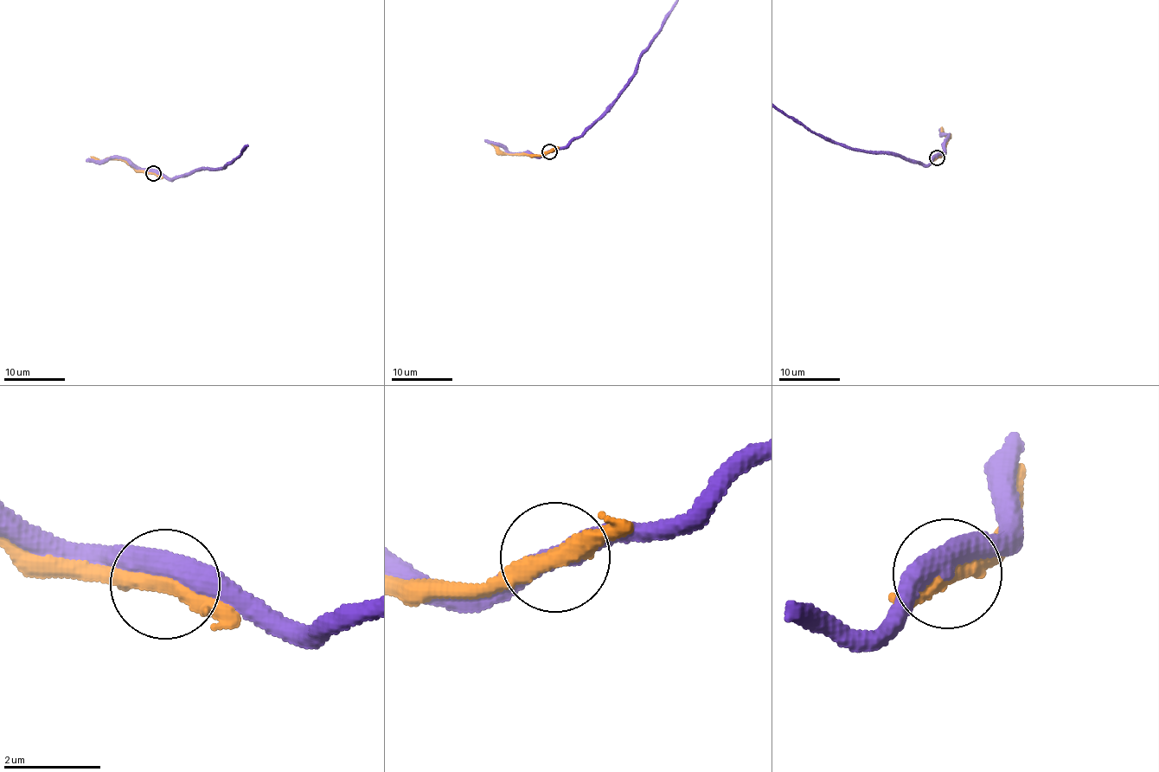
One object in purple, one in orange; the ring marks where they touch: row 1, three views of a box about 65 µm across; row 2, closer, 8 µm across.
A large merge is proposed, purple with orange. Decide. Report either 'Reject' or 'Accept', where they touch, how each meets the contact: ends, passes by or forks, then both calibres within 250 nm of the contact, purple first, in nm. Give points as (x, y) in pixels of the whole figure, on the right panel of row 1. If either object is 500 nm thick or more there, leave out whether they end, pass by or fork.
Reject. Place: (937, 157). At the ring purple passes by. At the ring orange passes by. Thickness 440 nm (purple) against 380 nm

